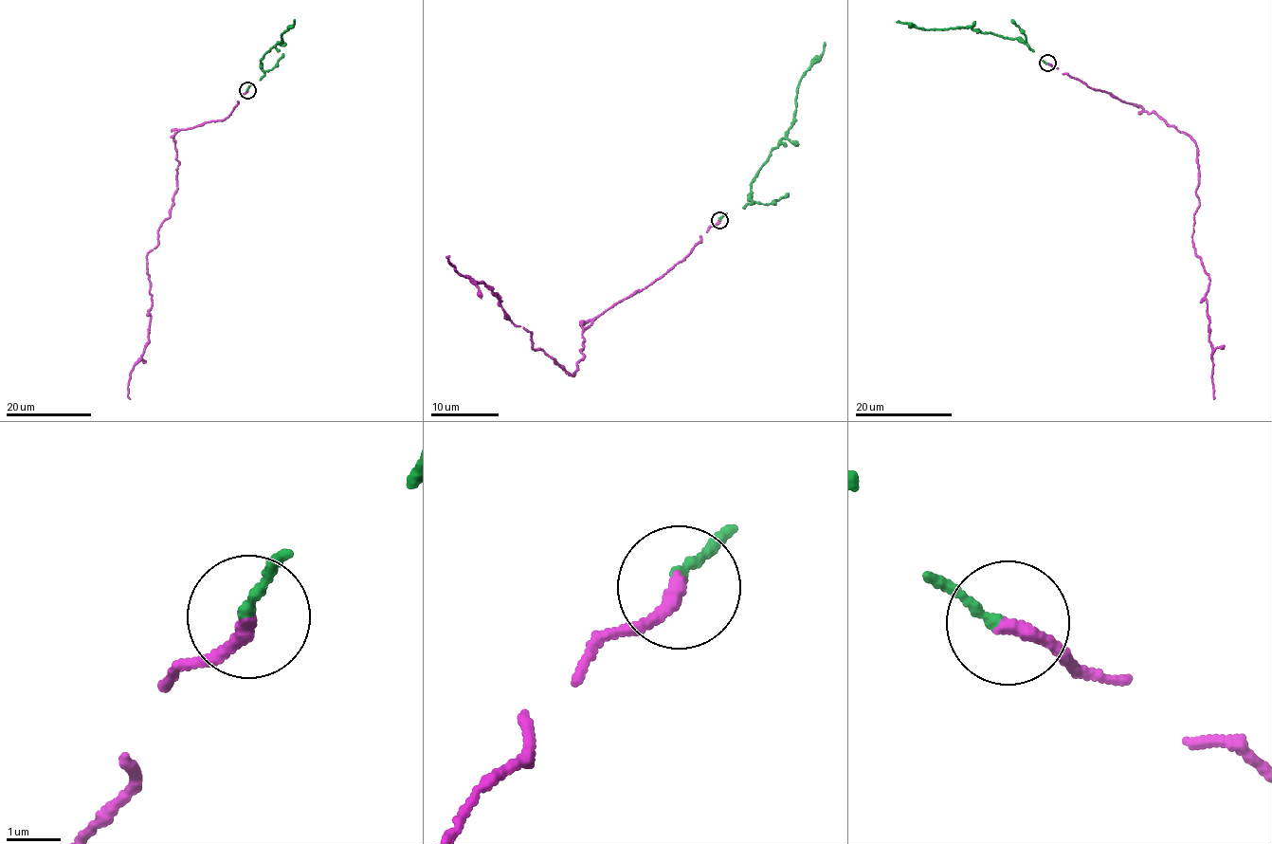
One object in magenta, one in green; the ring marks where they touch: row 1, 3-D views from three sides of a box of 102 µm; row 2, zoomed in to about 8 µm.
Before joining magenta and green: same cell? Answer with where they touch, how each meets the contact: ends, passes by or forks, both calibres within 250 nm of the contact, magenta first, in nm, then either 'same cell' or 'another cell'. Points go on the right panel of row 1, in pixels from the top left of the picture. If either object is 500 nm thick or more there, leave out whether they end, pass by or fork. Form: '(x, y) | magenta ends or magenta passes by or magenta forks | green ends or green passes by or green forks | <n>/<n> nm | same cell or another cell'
(1047, 63) | magenta ends | green ends | 280/180 nm | same cell

